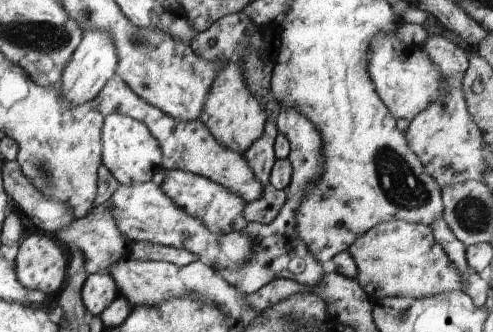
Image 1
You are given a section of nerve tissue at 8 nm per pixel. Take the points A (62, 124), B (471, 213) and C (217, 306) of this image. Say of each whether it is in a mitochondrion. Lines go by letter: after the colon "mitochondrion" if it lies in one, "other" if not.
A: other
B: mitochondrion
C: other

